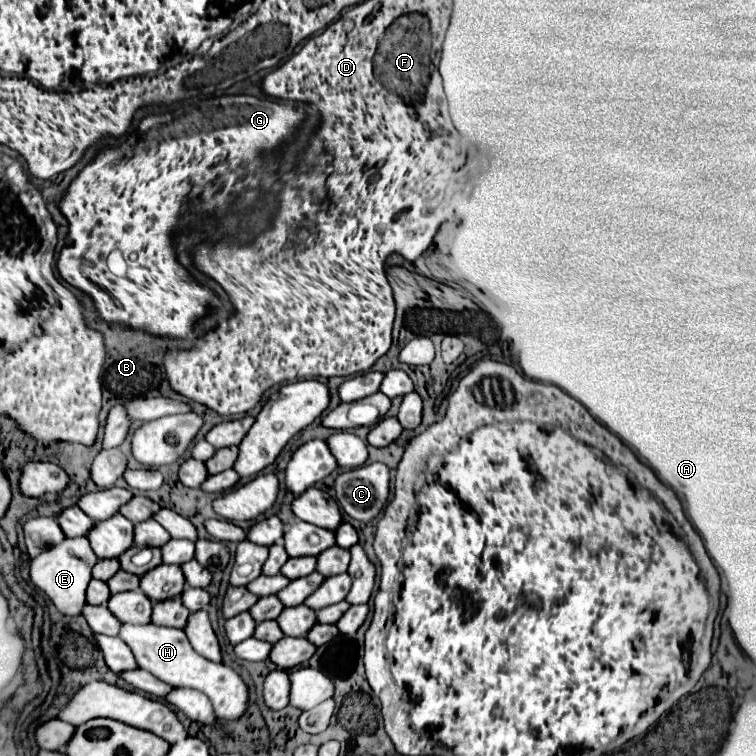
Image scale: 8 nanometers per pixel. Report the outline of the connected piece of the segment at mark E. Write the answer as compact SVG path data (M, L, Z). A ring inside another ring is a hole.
M85 536L81 538L65 538L63 544L49 548L47 552L39 554L31 560L31 580L37 588L41 588L51 602L57 606L61 614L75 616L81 614L85 606L85 590L91 580L91 570L97 564L97 556L89 546L89 540Z

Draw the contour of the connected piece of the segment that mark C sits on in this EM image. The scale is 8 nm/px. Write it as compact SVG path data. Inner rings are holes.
M375 462L341 474L335 480L335 498L355 520L373 520L389 500L389 468Z

